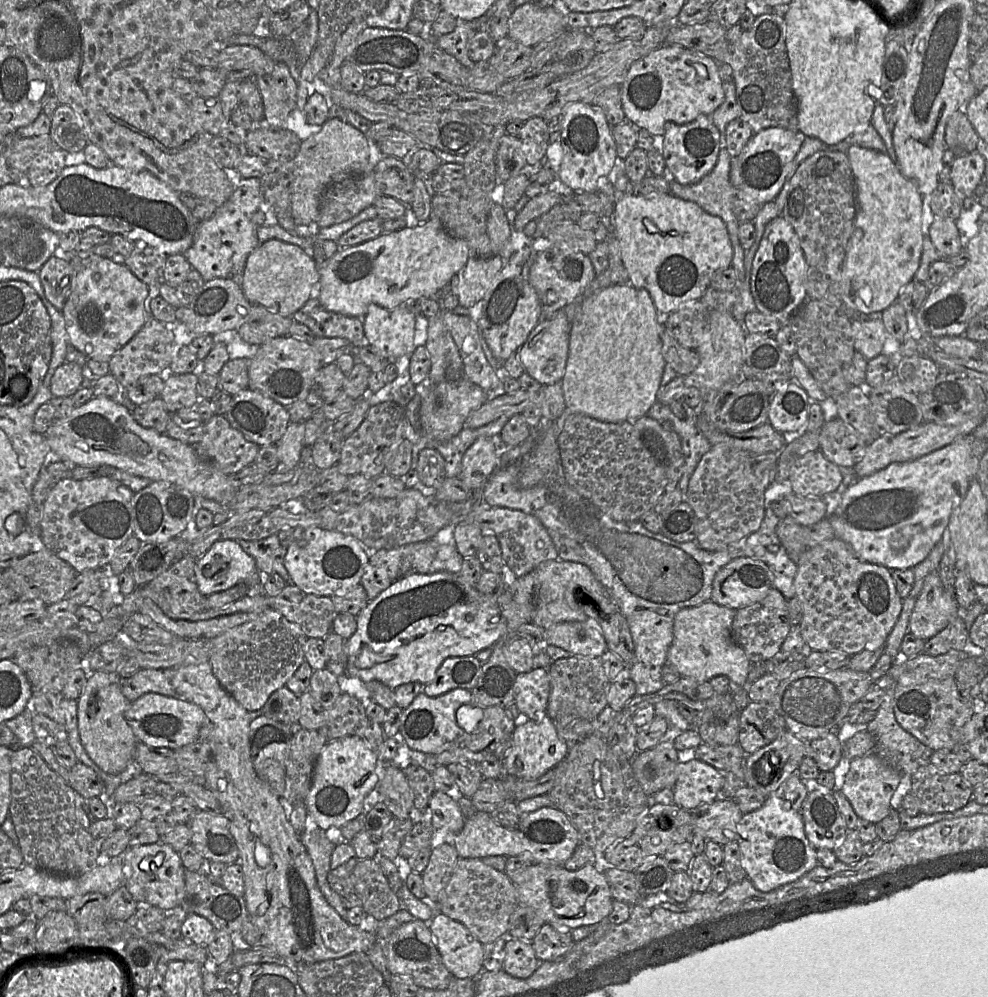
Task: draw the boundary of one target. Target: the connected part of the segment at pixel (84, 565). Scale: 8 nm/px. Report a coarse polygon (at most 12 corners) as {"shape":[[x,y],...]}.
{"shape":[[110,478],[60,480],[45,549],[77,573],[134,535],[133,495]]}

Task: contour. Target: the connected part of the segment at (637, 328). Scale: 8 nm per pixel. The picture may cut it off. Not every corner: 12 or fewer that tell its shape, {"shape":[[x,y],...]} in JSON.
{"shape":[[649,292],[584,299],[561,380],[567,413],[634,422],[666,365]]}

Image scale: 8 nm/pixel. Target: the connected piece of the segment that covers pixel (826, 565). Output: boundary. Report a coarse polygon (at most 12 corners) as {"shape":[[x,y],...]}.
{"shape":[[838,538],[802,553],[808,651],[884,648],[903,604],[891,570]]}

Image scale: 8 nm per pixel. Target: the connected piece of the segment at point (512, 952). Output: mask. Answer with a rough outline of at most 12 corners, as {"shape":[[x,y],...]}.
{"shape":[[507,937],[503,971],[525,979],[539,963],[531,942]]}

